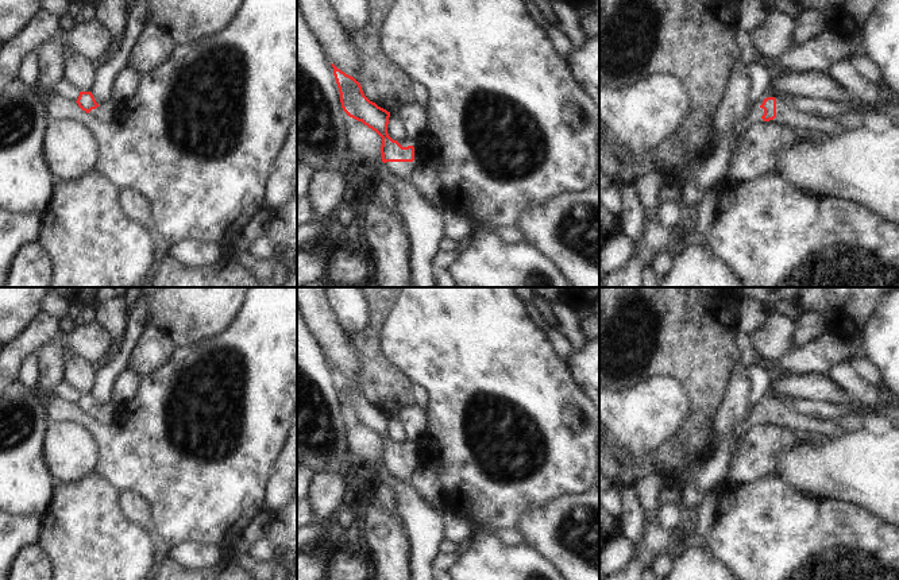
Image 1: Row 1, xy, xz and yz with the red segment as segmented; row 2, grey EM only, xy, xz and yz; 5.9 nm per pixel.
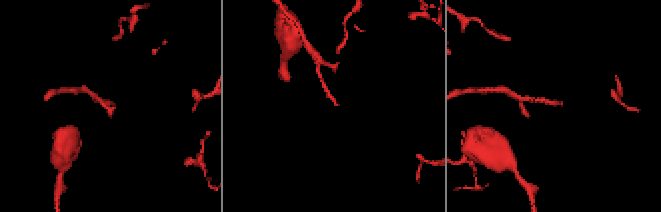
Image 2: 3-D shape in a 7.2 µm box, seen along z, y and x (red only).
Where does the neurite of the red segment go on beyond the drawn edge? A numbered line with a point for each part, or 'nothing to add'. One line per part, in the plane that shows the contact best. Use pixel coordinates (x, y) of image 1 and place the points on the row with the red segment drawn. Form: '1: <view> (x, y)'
1: xz (402, 170)

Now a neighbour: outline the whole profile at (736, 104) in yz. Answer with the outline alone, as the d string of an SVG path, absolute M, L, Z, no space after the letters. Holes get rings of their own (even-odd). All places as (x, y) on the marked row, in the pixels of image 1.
M734 69L730 71L725 93L717 107L713 132L718 143L734 127L744 120L753 109L752 103L752 80L746 69Z

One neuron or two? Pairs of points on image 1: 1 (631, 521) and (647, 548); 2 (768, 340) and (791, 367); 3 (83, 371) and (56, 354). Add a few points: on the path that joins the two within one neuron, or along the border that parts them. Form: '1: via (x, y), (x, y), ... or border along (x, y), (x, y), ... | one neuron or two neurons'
1: border along (645, 519), (641, 536), (636, 544) | two neurons
2: border along (793, 350), (778, 364) | two neurons
3: border along (91, 363), (73, 358), (66, 366), (62, 381) | two neurons

